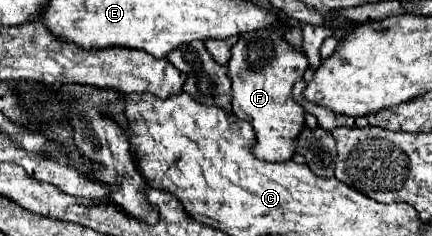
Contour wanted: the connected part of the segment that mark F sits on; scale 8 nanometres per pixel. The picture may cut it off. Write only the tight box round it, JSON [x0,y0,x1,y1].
[206,30,308,160]

